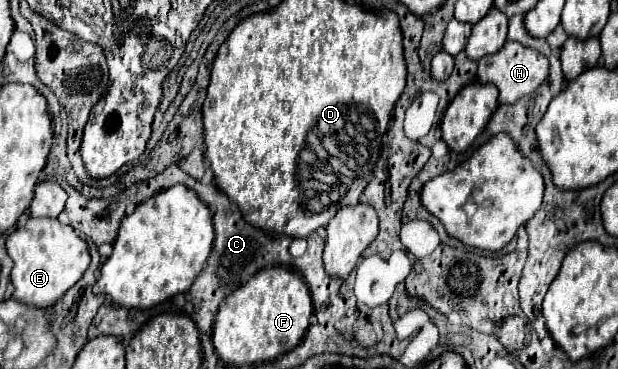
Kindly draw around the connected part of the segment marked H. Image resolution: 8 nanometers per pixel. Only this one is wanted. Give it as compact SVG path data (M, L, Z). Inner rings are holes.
M508 41L498 53L486 55L478 61L478 81L494 83L500 91L500 97L498 97L500 103L516 103L520 97L534 93L546 81L548 69L550 69L550 63L540 51L534 51L532 47L526 47L518 41Z

